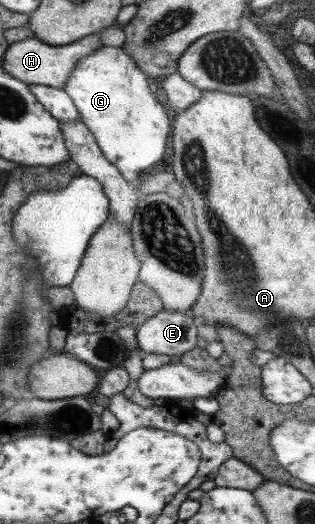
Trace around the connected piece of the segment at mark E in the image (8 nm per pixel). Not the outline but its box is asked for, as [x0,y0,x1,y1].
[136,311,200,359]

